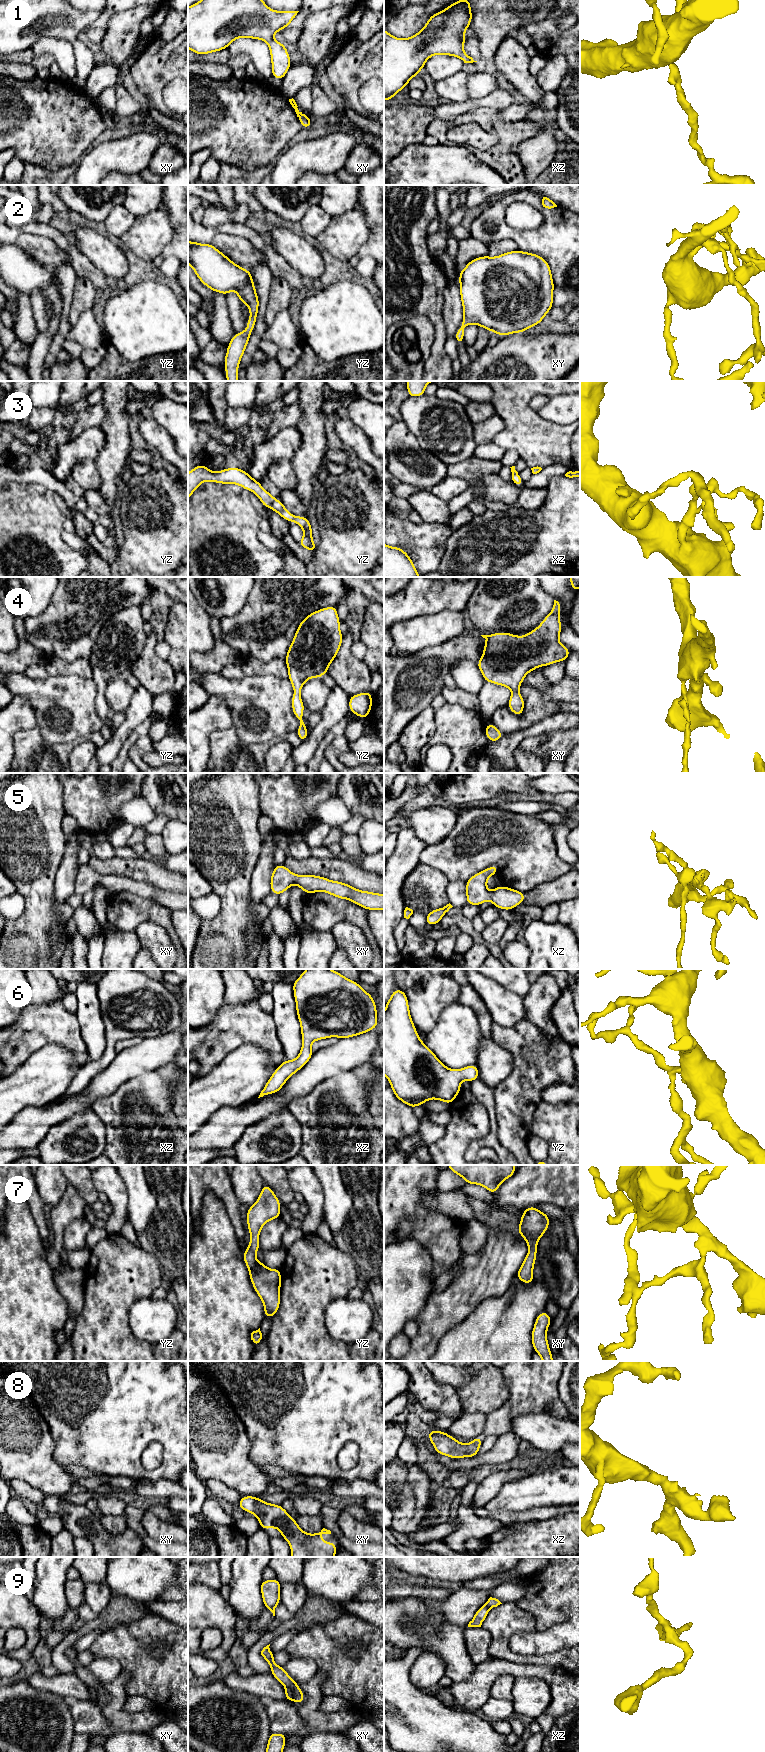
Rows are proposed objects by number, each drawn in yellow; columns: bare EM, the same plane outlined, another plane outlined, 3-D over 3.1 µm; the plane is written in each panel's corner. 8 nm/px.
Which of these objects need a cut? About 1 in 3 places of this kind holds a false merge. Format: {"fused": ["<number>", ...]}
{"fused": ["9"]}

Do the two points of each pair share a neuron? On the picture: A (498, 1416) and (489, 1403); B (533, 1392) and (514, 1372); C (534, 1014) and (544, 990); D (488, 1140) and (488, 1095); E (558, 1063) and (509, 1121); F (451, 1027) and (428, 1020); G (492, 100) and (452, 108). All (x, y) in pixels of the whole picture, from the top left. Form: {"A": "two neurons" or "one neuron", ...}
{"A": "two neurons", "B": "one neuron", "C": "one neuron", "D": "one neuron", "E": "one neuron", "F": "two neurons", "G": "one neuron"}

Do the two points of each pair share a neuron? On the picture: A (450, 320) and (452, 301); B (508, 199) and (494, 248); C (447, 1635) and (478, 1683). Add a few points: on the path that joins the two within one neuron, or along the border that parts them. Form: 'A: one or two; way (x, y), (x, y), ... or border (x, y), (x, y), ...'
A: one; way (452, 315), (452, 306)
B: two; border (486, 245), (504, 239), (511, 239), (518, 248)
C: two; border (476, 1666), (475, 1670), (466, 1679), (453, 1682)

